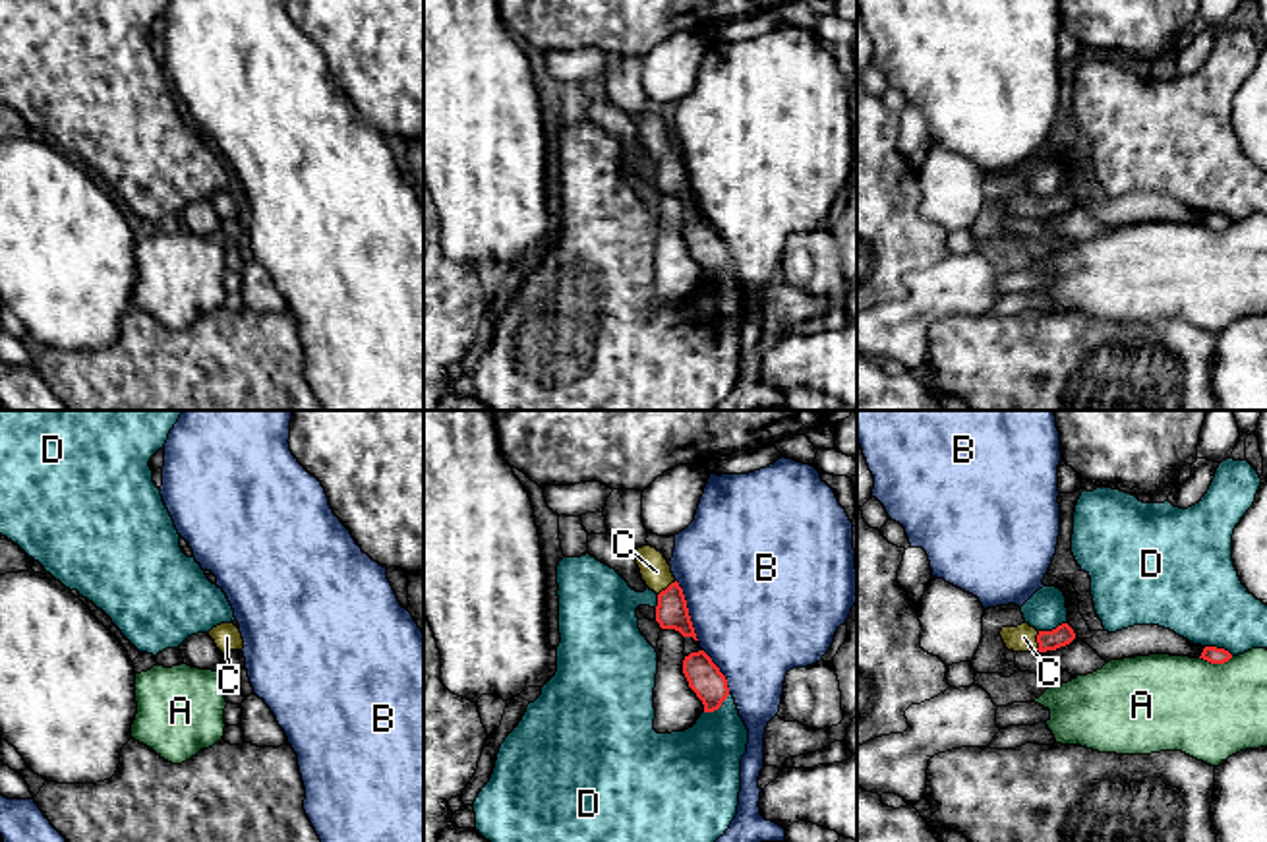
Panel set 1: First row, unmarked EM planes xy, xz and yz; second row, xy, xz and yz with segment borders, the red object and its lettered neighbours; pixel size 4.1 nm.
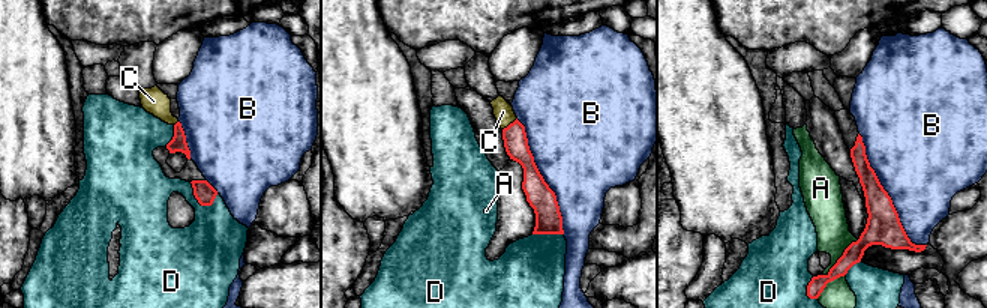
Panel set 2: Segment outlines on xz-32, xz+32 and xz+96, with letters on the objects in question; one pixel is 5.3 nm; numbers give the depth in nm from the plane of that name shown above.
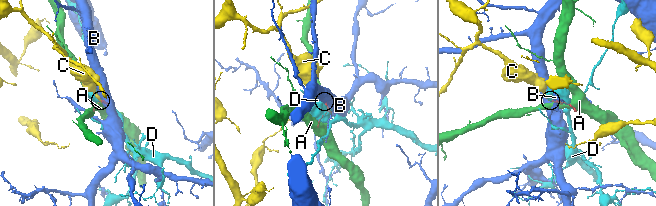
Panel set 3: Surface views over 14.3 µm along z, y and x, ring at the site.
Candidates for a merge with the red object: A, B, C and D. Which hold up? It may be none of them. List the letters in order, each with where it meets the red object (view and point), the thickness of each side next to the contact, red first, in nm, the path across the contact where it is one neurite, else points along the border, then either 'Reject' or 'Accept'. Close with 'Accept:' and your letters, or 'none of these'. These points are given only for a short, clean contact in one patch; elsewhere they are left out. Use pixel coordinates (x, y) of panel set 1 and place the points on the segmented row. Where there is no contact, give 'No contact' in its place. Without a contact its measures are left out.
A: Touches red at yz (1215, 662). Thickness 70 nm (red) against 400 nm. Reject
B: Touches red at xz (687, 610). Thickness 140 nm (red) against 500 nm. Reject
C: Touches red at yz (1037, 641). Thickness 90 nm (red) against 110 nm. Path across: yz (1062, 635), (1037, 641), (1024, 637). Accept
D: Touches red at xz (718, 707). Thickness 140 nm (red) against 320 nm. Reject
Accept: C

